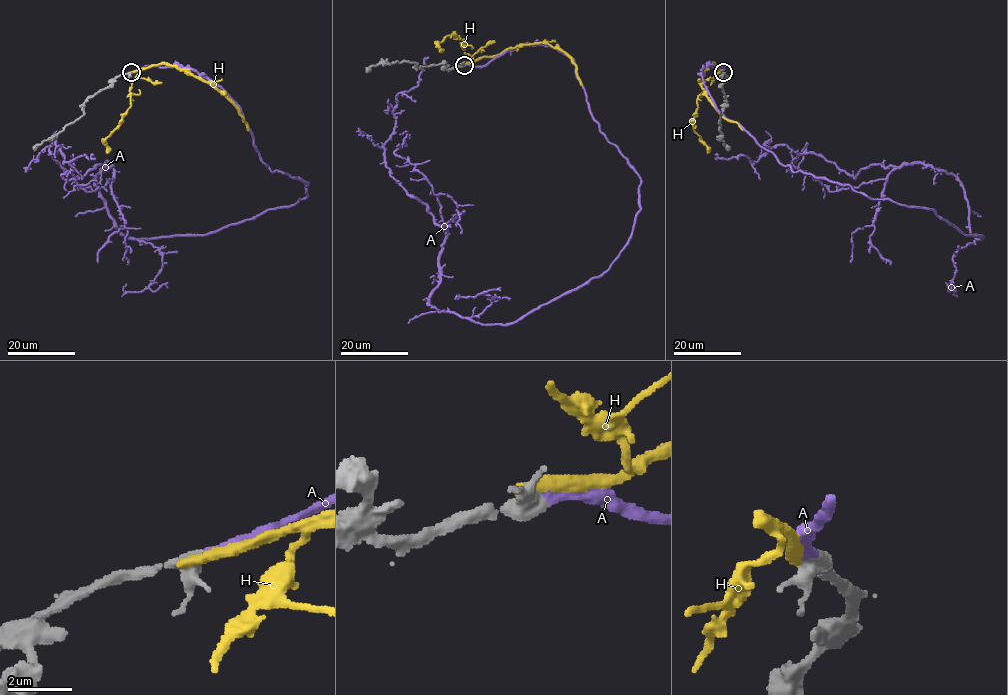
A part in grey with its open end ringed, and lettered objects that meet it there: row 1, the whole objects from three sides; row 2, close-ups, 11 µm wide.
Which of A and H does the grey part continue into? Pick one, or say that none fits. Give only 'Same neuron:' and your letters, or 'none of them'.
Same neuron: A

